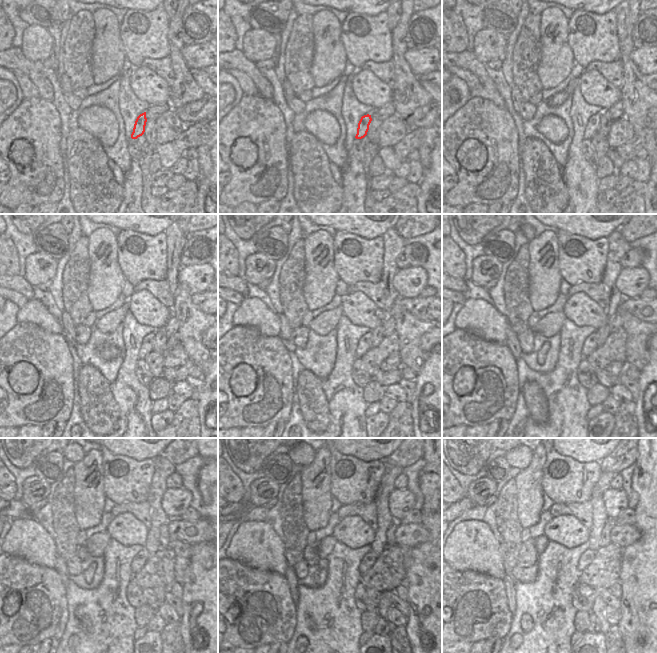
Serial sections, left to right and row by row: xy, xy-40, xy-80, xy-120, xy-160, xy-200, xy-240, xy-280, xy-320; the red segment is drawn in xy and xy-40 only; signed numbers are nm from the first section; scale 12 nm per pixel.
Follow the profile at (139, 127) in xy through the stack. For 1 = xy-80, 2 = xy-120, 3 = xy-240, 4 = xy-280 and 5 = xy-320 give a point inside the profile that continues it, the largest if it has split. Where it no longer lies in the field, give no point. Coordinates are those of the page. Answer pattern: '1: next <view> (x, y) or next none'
1: next xy-80 (593, 123)
2: next xy-120 (146, 347)
3: next xy-240 (143, 557)
4: next xy-280 (367, 561)
5: next xy-320 (587, 557)

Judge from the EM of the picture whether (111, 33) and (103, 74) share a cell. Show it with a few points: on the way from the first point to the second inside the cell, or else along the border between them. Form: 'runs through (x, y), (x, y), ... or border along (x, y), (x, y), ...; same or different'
runs through (107, 43), (107, 62), (105, 64); same

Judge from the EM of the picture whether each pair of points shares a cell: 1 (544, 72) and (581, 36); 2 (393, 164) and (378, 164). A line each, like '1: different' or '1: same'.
1: different
2: different

